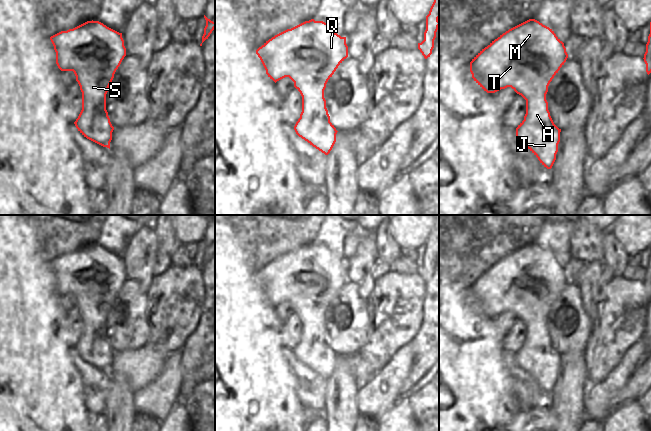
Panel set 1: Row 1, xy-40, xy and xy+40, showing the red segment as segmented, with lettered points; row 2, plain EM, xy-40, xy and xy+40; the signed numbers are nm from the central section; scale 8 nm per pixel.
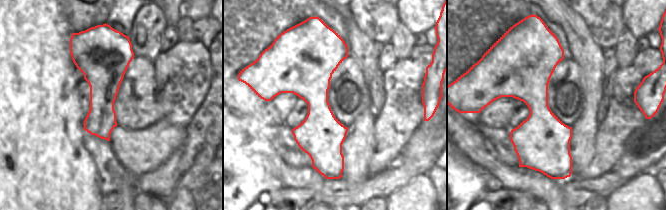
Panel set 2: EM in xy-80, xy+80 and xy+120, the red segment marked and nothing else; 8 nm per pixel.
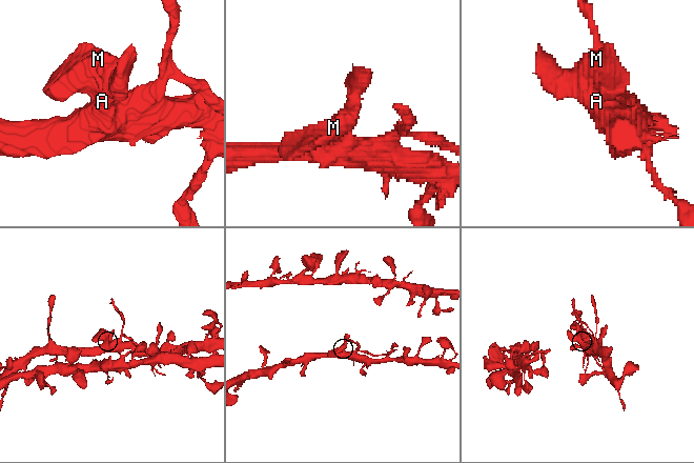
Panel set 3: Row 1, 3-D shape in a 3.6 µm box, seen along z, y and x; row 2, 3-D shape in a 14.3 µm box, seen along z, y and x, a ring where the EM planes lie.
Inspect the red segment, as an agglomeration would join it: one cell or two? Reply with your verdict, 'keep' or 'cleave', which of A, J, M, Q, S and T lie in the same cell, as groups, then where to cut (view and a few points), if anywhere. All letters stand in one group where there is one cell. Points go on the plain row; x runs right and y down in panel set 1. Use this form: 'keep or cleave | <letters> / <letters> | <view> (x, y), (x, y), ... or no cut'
keep | A J M Q S T | no cut

